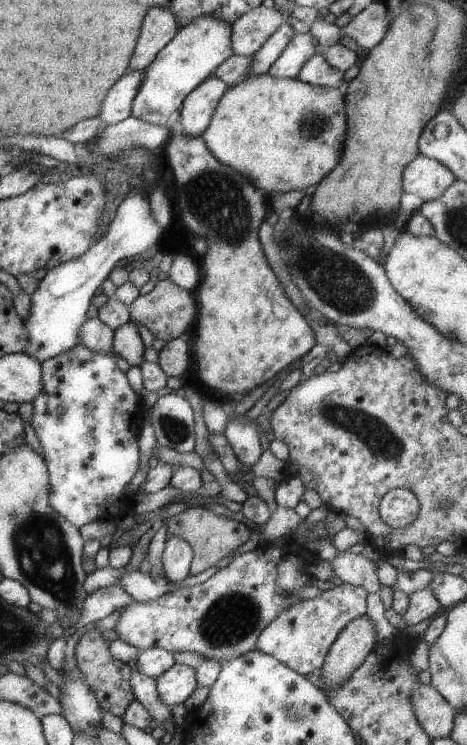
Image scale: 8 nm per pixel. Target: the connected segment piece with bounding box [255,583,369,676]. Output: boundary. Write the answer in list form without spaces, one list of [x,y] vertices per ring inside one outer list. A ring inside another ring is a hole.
[[[343,583],[319,592],[311,600],[297,600],[280,611],[261,630],[255,650],[275,658],[296,674],[312,676],[321,667],[328,649],[341,630],[366,614],[368,594],[362,587]]]

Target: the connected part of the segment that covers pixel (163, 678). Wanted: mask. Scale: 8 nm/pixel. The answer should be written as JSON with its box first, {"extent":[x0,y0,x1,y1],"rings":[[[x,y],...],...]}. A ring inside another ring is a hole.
{"extent":[155,663,196,708],"rings":[[[178,663],[155,679],[158,702],[169,708],[183,703],[196,686],[194,670]]]}

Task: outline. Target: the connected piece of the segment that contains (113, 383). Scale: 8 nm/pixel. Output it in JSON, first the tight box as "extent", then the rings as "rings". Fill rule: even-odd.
{"extent":[30,345,143,530],"rings":[[[82,345],[40,364],[41,389],[32,399],[30,425],[39,441],[48,473],[48,506],[77,530],[97,520],[115,522],[133,512],[132,495],[126,494],[126,487],[140,463],[137,433],[143,412],[139,396],[132,392],[115,364],[113,354],[93,353]],[[58,406],[65,407],[62,416],[55,412]]]}

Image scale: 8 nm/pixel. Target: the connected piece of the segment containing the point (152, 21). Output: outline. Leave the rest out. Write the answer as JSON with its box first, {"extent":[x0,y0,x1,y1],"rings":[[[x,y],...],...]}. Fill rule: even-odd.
{"extent":[125,7,177,73],"rings":[[[164,7],[147,9],[125,73],[143,71],[177,32],[173,12]]]}

